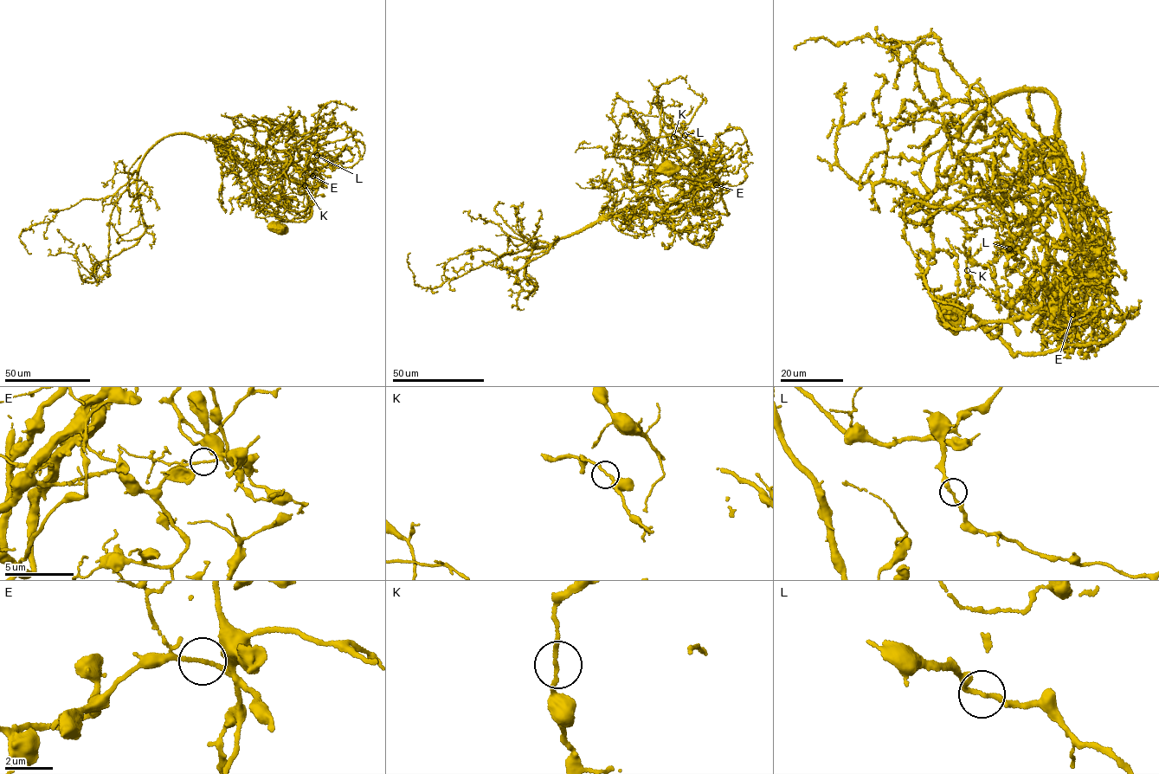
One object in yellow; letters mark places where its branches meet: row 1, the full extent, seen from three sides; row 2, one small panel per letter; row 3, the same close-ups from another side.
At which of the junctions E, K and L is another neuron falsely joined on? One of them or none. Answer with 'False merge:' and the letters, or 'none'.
False merge: none

